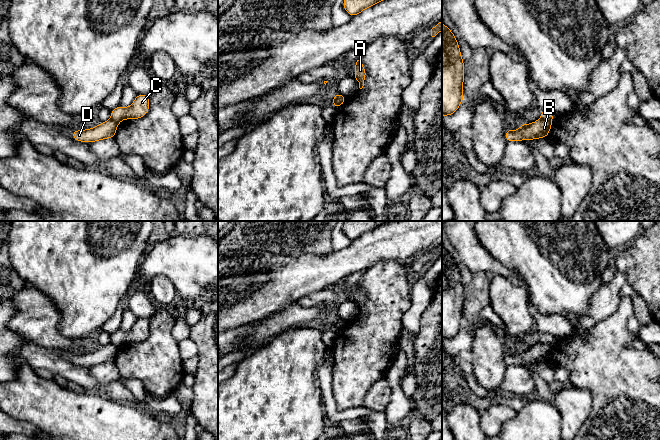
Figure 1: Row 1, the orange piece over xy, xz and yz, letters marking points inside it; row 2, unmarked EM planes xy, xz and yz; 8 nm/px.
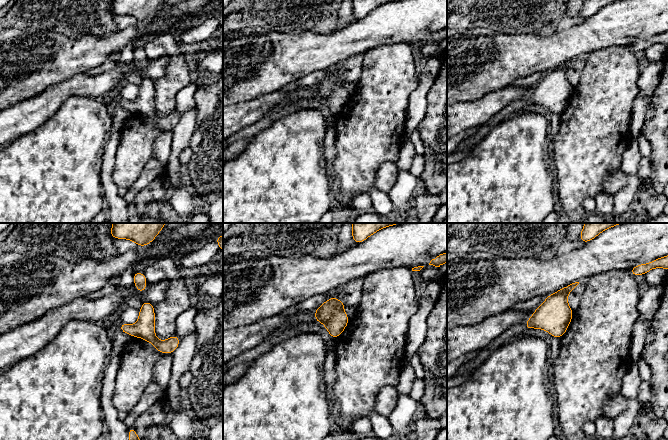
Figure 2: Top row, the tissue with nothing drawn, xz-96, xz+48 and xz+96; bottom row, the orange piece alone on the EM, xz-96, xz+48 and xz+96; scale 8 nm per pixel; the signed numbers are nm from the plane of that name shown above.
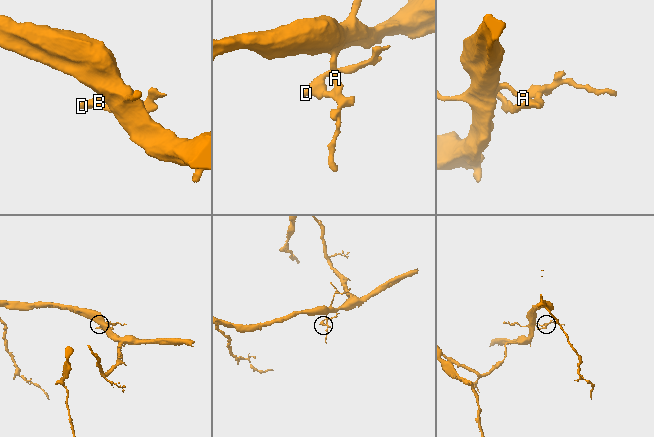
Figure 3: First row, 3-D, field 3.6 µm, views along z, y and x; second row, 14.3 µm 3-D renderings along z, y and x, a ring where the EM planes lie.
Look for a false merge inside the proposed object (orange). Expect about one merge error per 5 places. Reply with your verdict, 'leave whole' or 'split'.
split

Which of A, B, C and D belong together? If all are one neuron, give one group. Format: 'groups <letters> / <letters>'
groups A C / B D

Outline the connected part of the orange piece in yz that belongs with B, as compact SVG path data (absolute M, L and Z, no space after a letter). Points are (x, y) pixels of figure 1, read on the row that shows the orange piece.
M537 120L531 124L523 123L520 125L518 131L506 129L505 140L522 141L522 140L534 140L539 138L547 138L552 126L552 120Z

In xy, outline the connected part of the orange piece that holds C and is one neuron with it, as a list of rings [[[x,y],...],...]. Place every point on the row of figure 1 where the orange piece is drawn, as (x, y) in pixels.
[[[137,94],[132,105],[128,108],[118,106],[111,110],[111,119],[119,123],[124,119],[139,119],[149,112],[150,99],[149,95]]]

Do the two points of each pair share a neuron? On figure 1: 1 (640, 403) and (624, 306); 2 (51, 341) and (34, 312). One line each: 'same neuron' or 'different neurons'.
1: same neuron
2: same neuron

